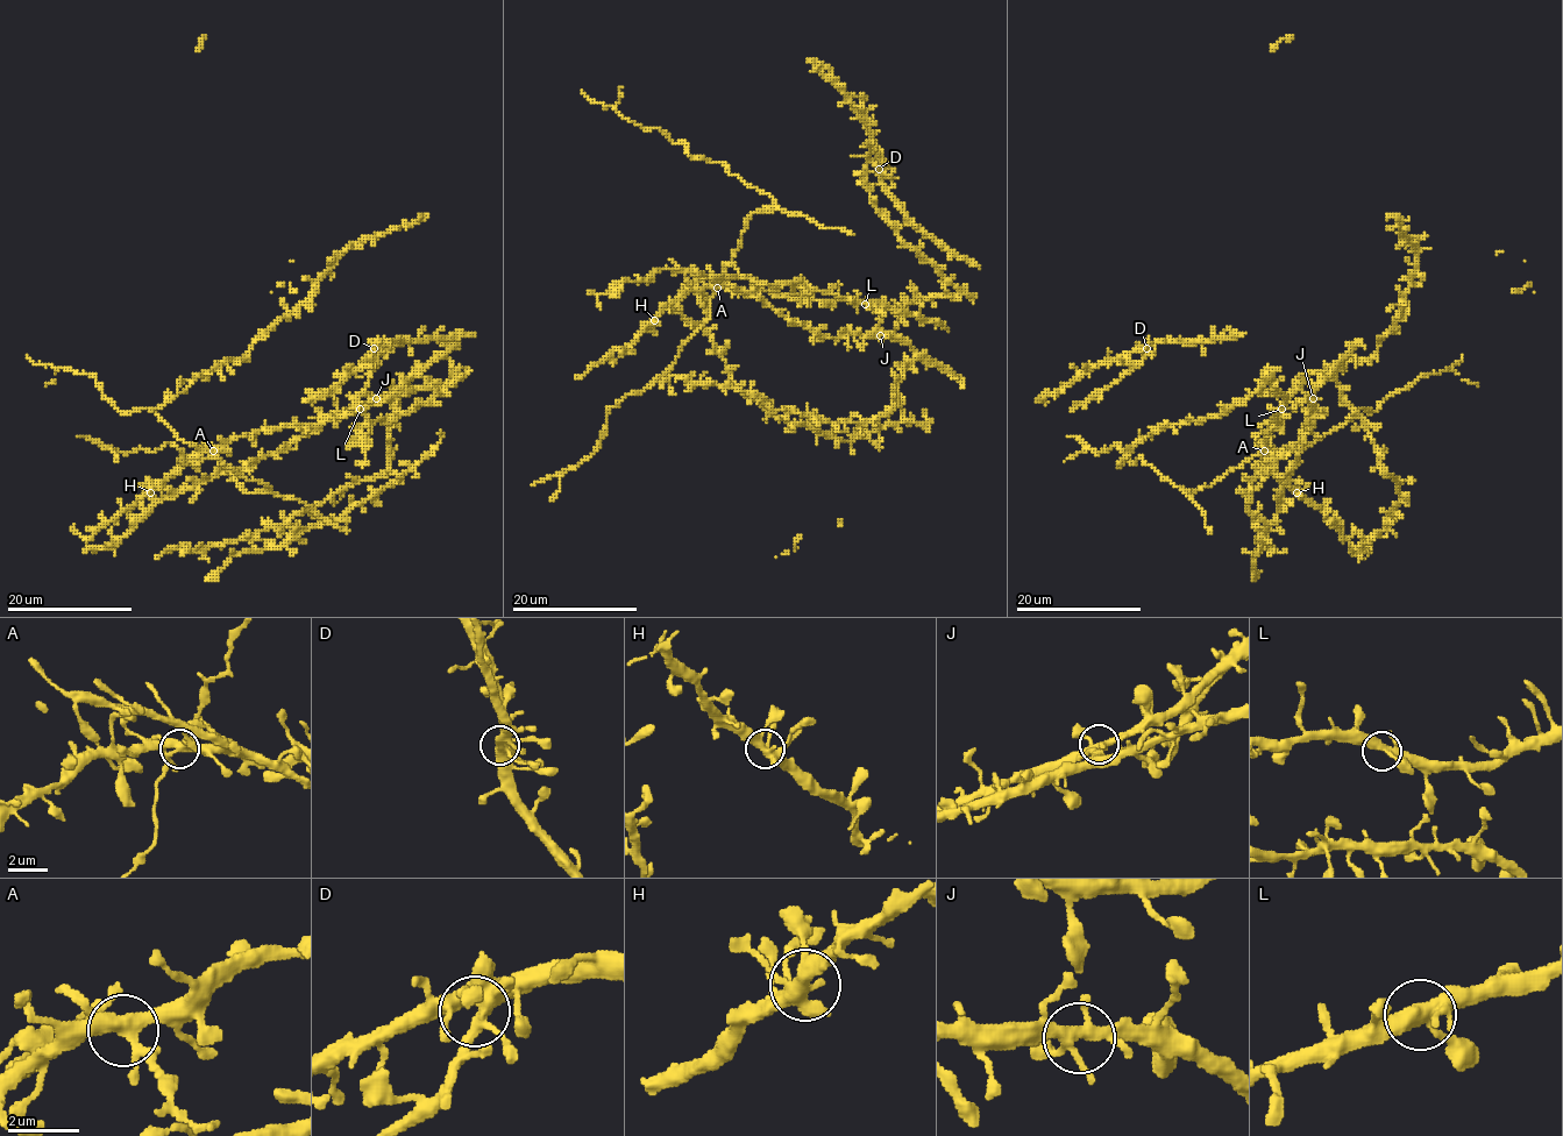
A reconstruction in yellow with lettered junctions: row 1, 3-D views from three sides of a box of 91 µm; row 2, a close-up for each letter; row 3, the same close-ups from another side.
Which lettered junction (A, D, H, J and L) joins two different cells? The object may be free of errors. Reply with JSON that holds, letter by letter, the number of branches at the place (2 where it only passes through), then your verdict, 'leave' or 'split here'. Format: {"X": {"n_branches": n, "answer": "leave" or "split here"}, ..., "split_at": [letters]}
{"A": {"n_branches": 6, "answer": "leave"}, "D": {"n_branches": 6, "answer": "leave"}, "H": {"n_branches": 6, "answer": "leave"}, "J": {"n_branches": 5, "answer": "leave"}, "L": {"n_branches": 5, "answer": "leave"}, "split_at": []}

